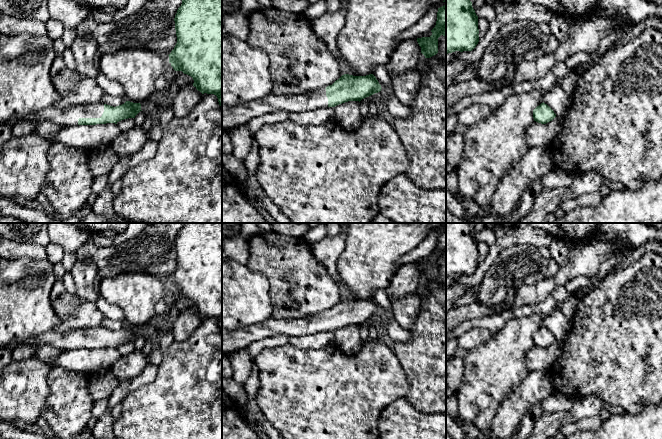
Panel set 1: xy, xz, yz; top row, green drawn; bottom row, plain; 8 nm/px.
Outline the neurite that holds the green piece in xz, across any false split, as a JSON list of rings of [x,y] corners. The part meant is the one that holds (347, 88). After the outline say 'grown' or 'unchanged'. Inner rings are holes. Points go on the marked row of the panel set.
[[[373,74],[366,76],[342,75],[326,88],[291,96],[269,95],[233,108],[222,106],[222,131],[238,125],[245,126],[251,119],[276,112],[301,113],[319,108],[335,107],[348,101],[361,101],[381,91]]]; grown

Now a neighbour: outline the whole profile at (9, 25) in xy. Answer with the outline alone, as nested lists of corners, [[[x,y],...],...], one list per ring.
[[[7,14],[0,15],[0,34],[16,36],[29,34],[31,36],[47,35],[45,23],[38,20],[17,18]]]

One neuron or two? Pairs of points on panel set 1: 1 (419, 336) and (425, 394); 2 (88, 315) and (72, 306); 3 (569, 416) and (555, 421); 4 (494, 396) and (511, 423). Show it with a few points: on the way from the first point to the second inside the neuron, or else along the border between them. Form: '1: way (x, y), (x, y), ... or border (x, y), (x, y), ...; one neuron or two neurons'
1: way (425, 350), (425, 380); one neuron
2: way (84, 314), (80, 314), (76, 310); one neuron
3: way (566, 417), (558, 419); one neuron
4: border (515, 387), (499, 405), (490, 426); two neurons

